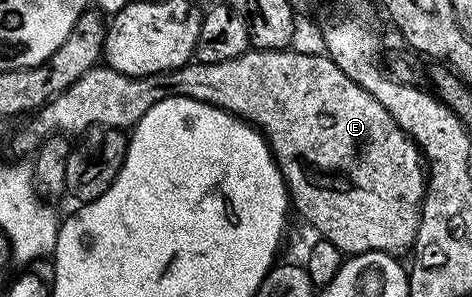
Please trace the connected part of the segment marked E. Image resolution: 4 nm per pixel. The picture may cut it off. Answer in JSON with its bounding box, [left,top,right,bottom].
[19,47,427,255]

